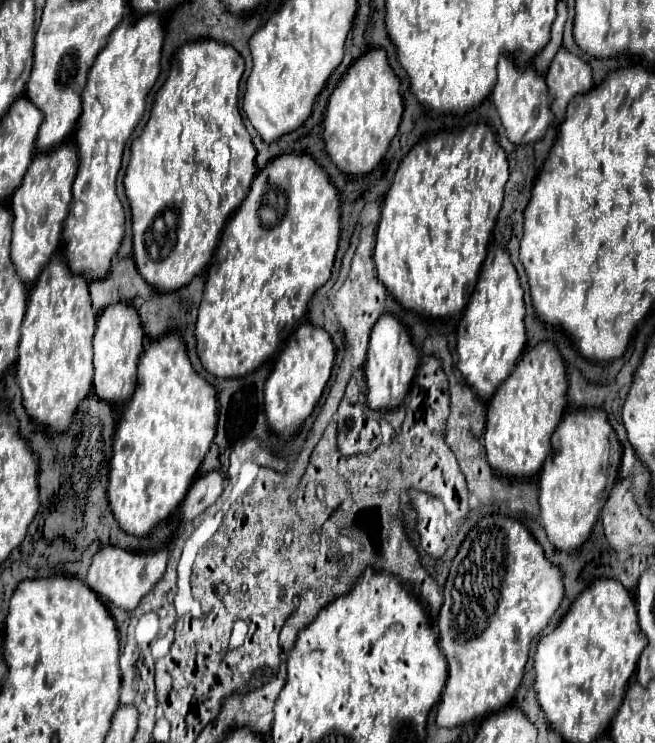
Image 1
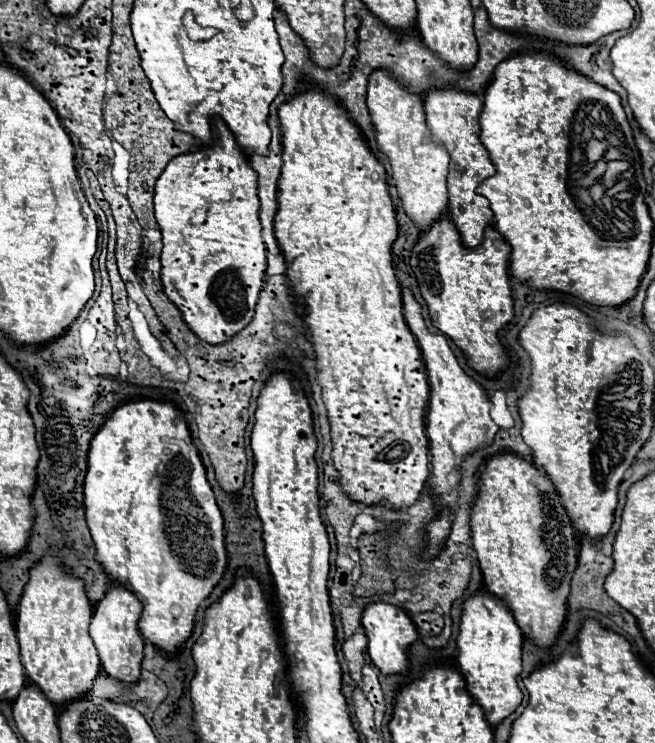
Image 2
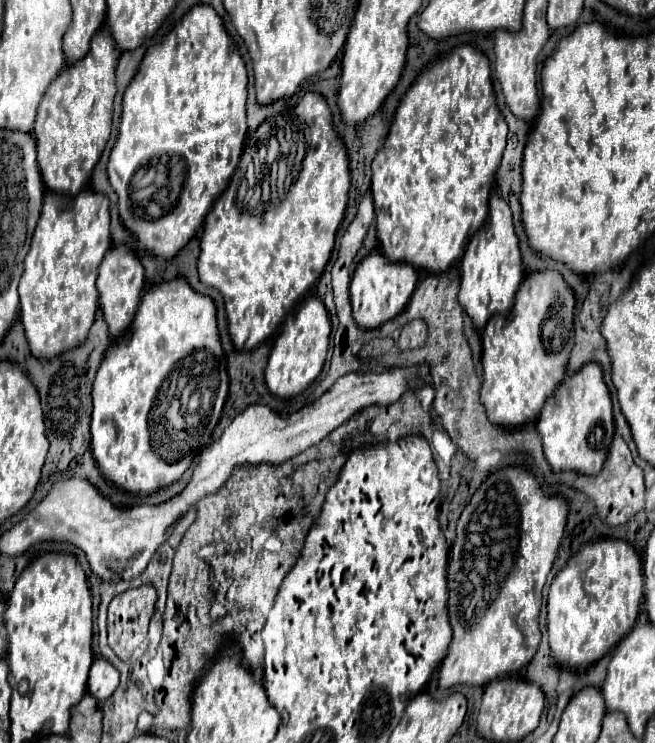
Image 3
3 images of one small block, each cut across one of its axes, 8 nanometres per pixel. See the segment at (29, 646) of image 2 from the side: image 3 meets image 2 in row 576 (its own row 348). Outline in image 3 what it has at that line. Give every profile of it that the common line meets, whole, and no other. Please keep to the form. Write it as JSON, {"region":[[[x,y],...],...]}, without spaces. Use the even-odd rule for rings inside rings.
{"region":[[[82,190],[78,196],[70,198],[46,192],[42,216],[36,224],[18,286],[20,320],[26,330],[30,352],[36,358],[52,360],[86,340],[98,310],[96,274],[108,250],[110,214],[106,196],[92,190]]]}

